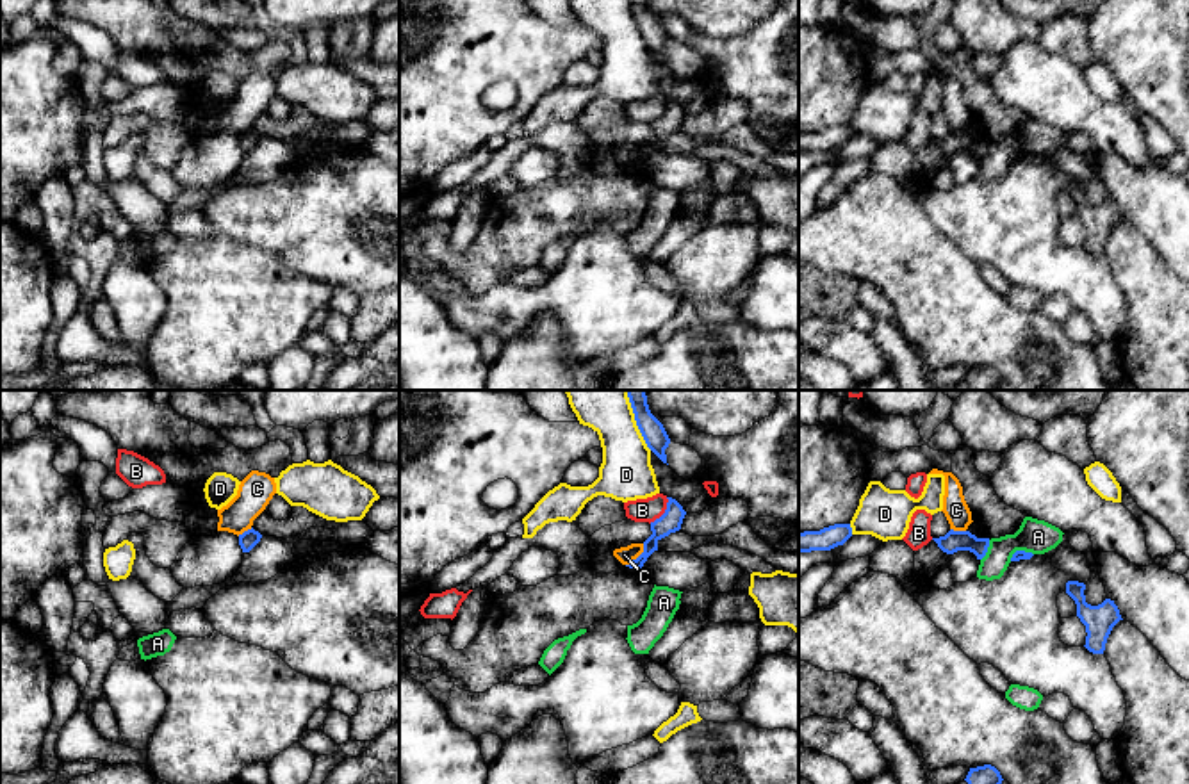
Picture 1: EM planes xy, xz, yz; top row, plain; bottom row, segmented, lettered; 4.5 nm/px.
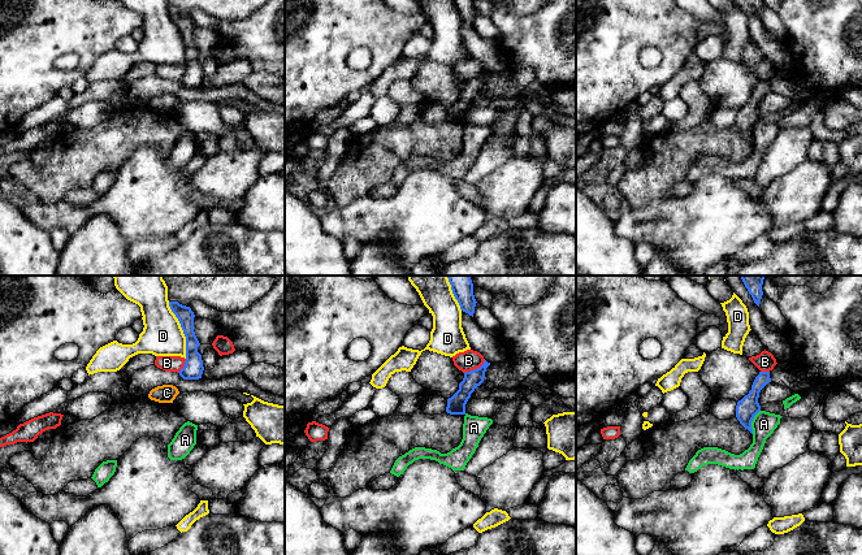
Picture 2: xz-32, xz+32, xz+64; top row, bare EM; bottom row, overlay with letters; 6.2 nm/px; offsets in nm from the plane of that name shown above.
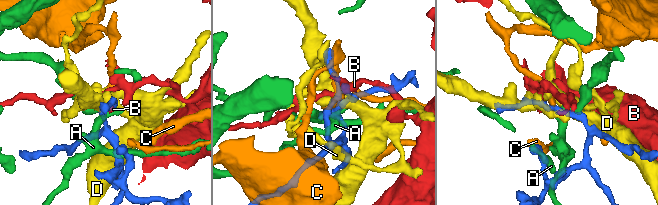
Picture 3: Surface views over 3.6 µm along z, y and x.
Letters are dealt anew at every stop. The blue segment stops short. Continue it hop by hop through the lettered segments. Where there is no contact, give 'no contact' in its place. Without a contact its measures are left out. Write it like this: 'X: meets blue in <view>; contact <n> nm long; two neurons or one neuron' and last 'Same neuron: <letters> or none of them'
A: meets blue in yz; contact 100 nm long; two neurons
B: meets blue in xz; contact 150 nm long; two neurons
C: meets blue in xz; contact 130 nm long; two neurons
D: meets blue in xz; contact 260 nm long; two neurons
Same neuron: none of them

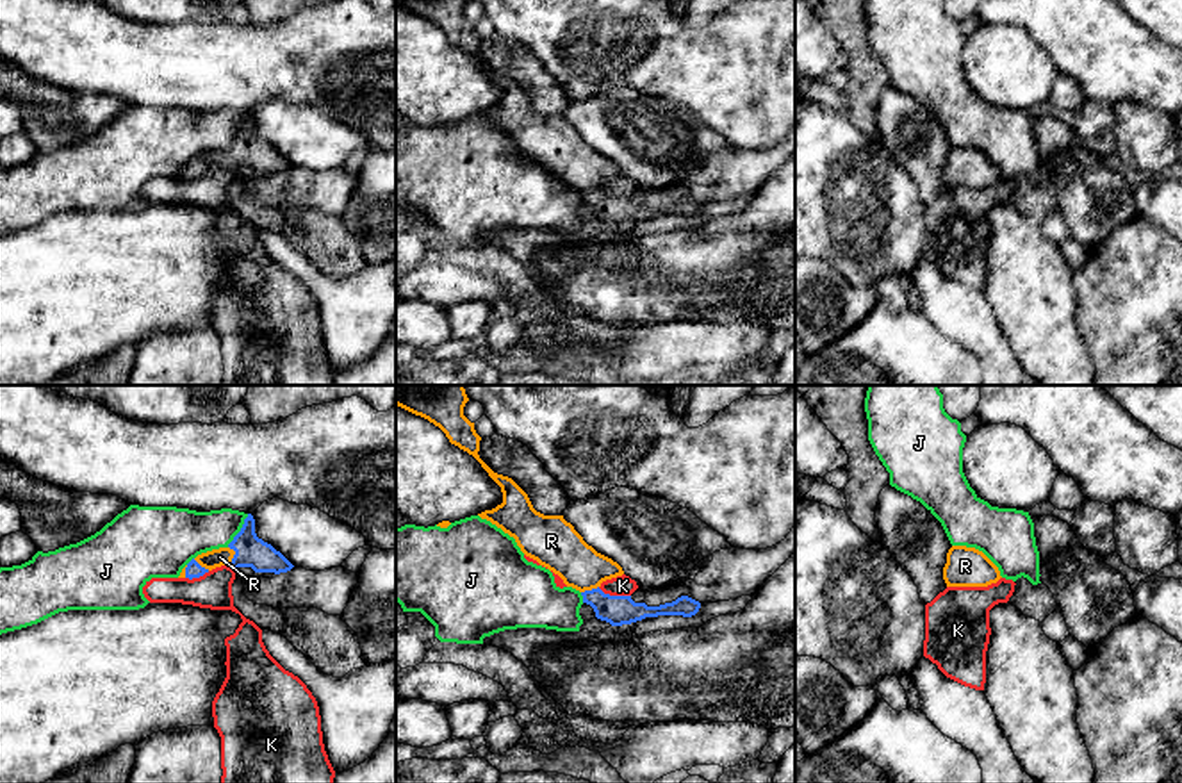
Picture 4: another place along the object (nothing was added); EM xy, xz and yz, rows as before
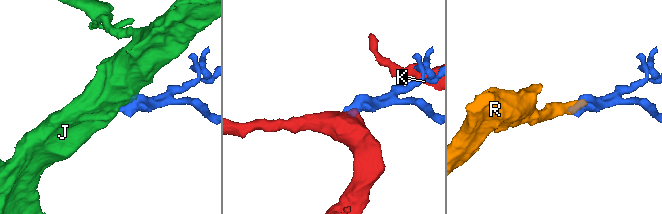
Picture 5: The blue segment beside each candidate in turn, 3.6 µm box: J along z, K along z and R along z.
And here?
J: meets blue in xy; contact 180 nm long; two neurons
K: meets blue in xz; contact 160 nm long; two neurons
R: meets blue in xy; contact 90 nm long; one neuron
Same neuron: R

